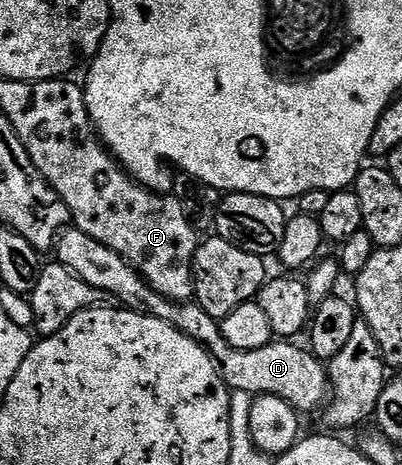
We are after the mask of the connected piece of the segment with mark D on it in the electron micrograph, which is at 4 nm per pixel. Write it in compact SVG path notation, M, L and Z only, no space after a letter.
M70 226L57 236L55 259L71 273L75 273L75 277L87 281L87 285L95 285L95 289L111 293L111 297L115 297L118 304L128 310L153 315L191 337L213 356L230 392L242 391L254 397L274 395L287 401L287 405L299 413L326 406L331 395L329 372L326 364L304 346L296 347L298 344L293 341L274 341L263 345L263 349L235 349L223 337L220 322L212 319L197 302L164 299L125 258L107 249L107 245L95 241L95 237L87 237L87 233L78 227Z

